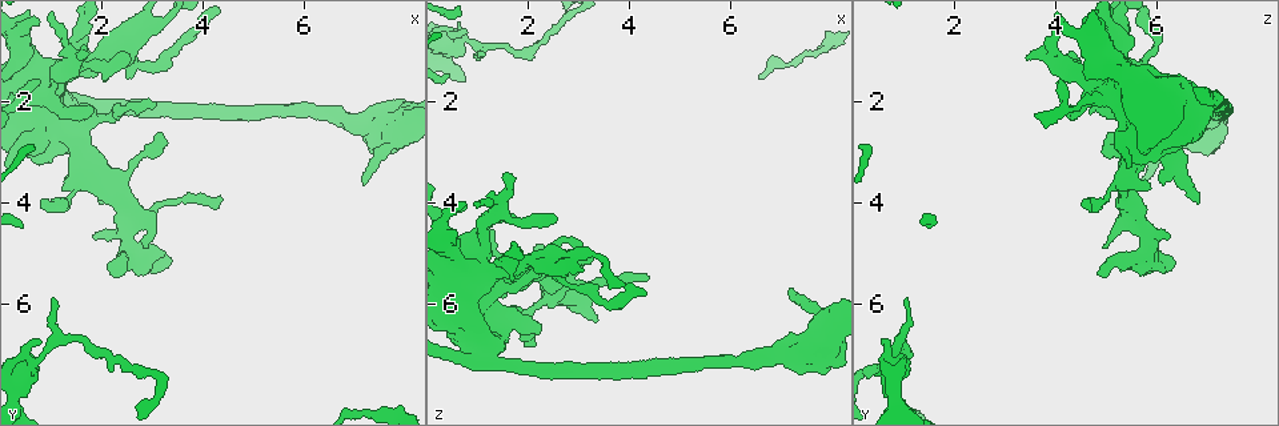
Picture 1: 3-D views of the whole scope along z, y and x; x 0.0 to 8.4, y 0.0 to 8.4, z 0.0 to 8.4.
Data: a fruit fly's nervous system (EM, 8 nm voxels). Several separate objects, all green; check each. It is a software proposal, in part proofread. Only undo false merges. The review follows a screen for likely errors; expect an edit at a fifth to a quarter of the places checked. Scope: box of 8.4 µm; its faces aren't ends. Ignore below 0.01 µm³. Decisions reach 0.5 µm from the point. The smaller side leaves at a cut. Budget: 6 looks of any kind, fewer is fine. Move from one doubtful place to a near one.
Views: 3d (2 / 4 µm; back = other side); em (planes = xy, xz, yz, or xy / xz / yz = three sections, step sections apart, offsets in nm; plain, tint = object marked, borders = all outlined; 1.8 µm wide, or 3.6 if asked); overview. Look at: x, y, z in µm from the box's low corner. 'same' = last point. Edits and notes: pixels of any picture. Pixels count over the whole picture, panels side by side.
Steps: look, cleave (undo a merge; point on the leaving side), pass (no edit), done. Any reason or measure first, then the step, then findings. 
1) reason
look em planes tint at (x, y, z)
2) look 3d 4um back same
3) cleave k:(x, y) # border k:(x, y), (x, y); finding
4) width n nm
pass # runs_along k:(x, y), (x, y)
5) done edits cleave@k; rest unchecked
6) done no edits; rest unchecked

calibre changes
look 3d 4um at (0.90, 7.00, 0.80)

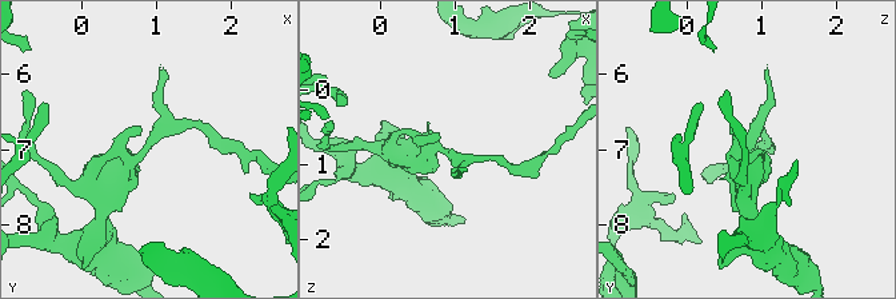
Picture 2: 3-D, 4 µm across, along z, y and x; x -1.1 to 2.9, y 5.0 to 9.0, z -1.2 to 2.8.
need the tissue
look em planes tint at (0.85, 6.95, 0.80)

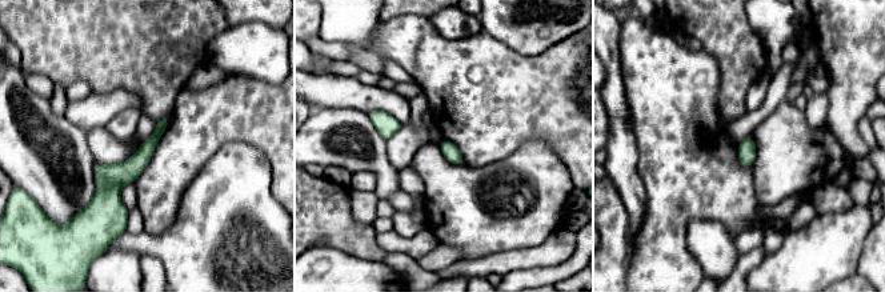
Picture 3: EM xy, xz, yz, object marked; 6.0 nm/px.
pass # runs_along 3:(163, 124), (113, 186), (117, 219); continuous, no second neuron

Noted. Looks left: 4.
arms part here
look 3d 2um at (1.45, 1.30, 4.20)

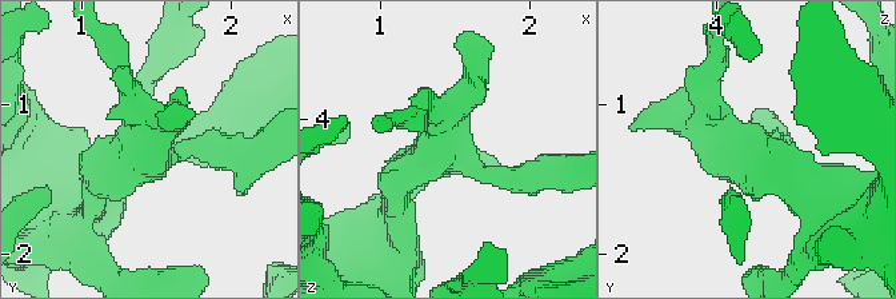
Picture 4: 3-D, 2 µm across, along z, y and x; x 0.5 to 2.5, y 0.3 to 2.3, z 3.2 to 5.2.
need the tissue
look em planes tint at (1.40, 1.32, 4.26)

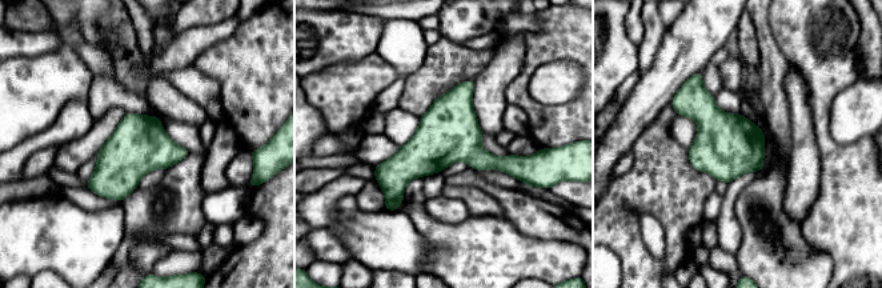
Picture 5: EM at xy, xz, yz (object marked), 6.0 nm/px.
pass # one neuron here

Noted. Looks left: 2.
thin arm on a thick one
look em 3.6um planes plain at (1.35, 2.05, 7.00)

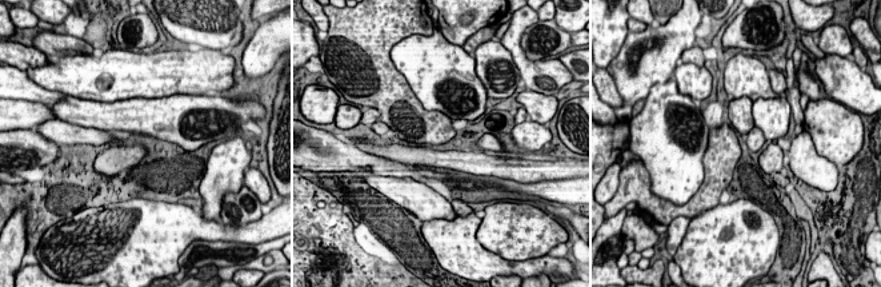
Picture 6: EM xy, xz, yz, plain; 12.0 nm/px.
with the object marked
look em 3.6um planes tint same

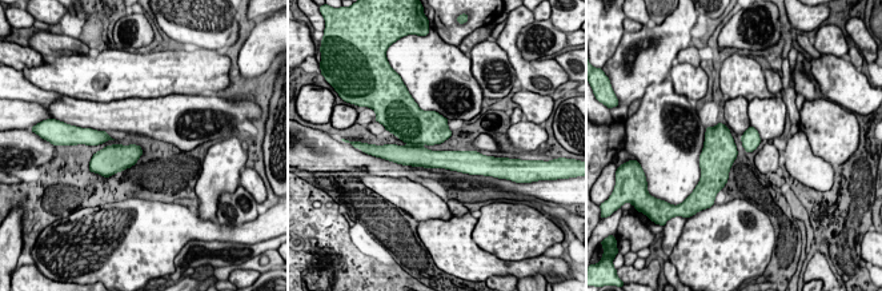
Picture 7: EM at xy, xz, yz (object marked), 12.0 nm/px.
width 220 nm
cleave 7:(407, 155) # border 7:(412, 144), (419, 146); a second neuron is stuck on

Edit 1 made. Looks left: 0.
done edits cleave@7; rest unchecked

